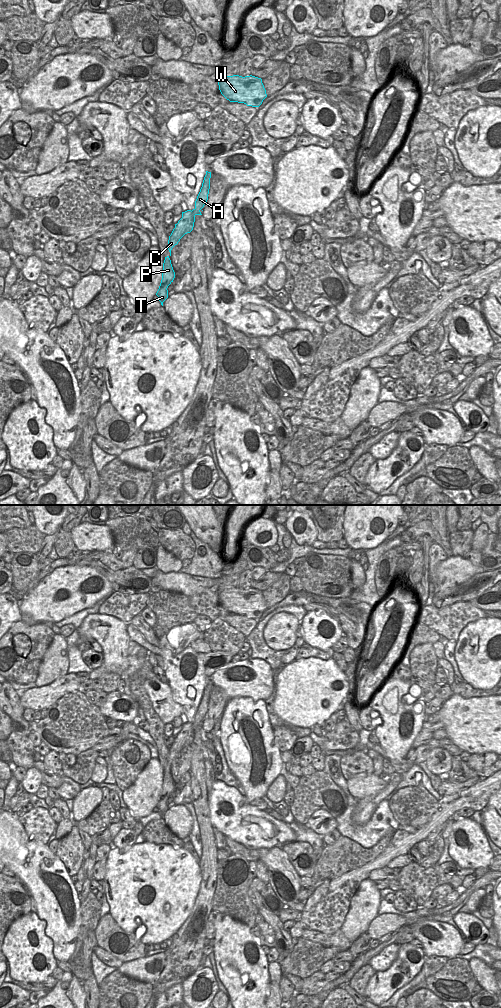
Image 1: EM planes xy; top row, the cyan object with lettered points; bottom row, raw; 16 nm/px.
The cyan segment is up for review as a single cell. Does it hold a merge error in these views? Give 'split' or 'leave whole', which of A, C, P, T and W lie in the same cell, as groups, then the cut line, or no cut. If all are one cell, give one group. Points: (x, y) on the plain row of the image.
split | A W / C P T | xy (192, 722), (195, 726)

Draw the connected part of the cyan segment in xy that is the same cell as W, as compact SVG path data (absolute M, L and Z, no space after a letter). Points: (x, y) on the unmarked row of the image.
M224 588L218 591L221 606L230 614L259 619L267 609L262 591L255 588Z

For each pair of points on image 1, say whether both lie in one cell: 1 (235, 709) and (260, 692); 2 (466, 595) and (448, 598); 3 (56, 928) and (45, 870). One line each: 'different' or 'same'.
1: different
2: same
3: same

